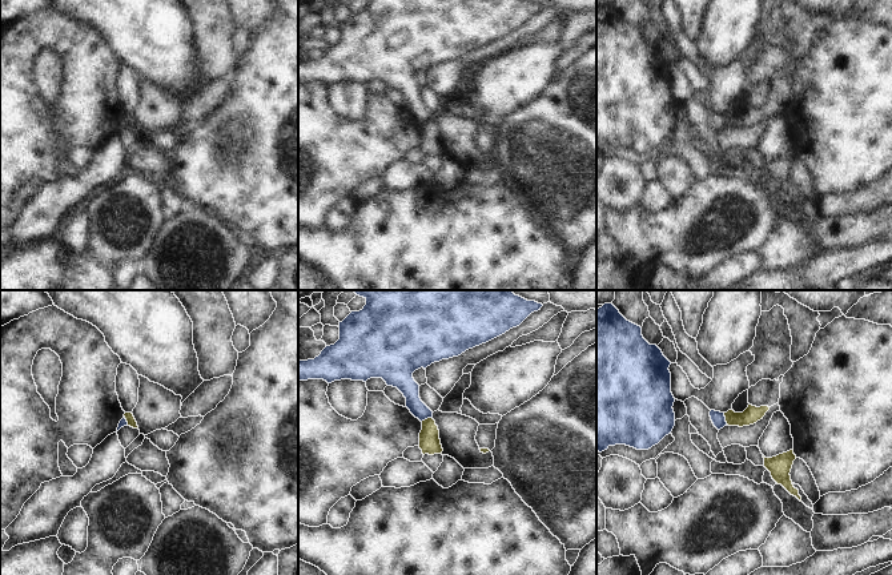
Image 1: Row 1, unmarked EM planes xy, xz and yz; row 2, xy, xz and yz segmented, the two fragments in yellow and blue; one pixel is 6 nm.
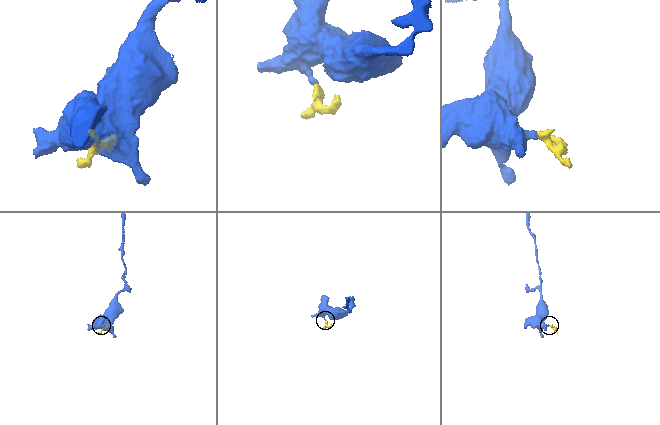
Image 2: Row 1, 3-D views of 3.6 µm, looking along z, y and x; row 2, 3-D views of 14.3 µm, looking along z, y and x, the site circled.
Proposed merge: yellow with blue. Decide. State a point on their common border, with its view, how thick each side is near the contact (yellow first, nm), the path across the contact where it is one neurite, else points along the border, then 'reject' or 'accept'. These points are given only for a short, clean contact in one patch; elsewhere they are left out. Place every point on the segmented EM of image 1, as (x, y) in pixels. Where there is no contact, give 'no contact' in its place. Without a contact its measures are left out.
meets yellow in yz at (726, 418); 100 nm thick on the yellow side, 90 nm on the other; border along yz (723, 413), (727, 423); reject

